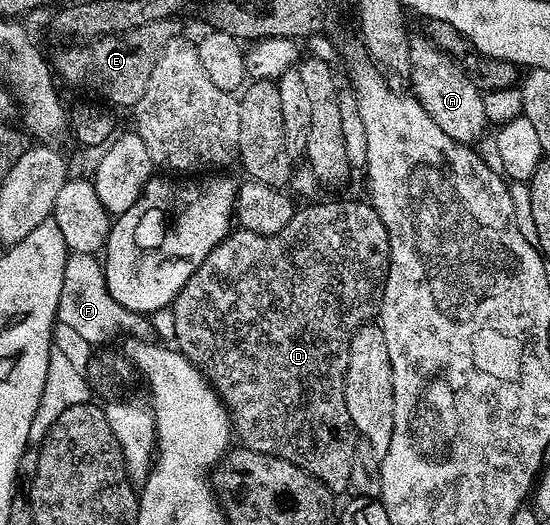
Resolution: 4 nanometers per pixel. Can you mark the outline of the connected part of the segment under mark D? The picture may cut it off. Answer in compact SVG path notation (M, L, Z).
M331 200L327 204L313 204L310 208L298 207L291 222L277 234L264 236L242 230L230 231L225 239L203 258L203 262L187 278L183 290L174 298L171 305L175 316L175 348L185 355L209 379L233 421L236 439L242 445L256 452L271 454L307 470L319 482L323 482L334 494L344 493L349 487L351 470L357 456L359 437L347 414L345 401L345 375L349 357L349 340L354 332L378 311L381 290L385 287L385 276L389 272L389 235L387 228L374 210L372 204L361 200Z

